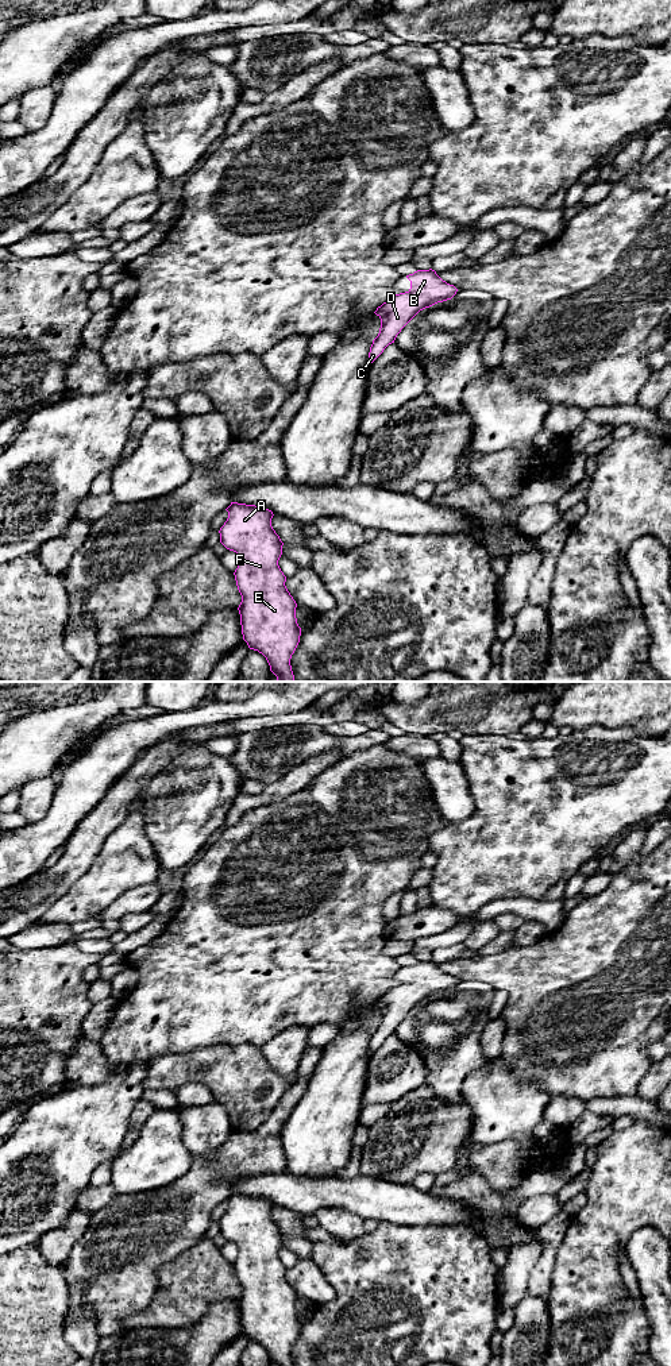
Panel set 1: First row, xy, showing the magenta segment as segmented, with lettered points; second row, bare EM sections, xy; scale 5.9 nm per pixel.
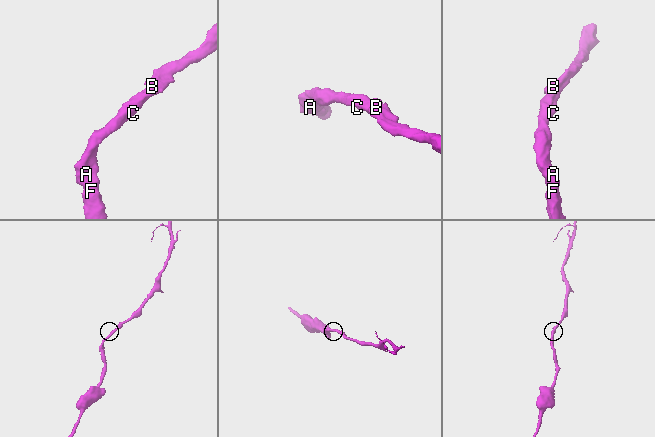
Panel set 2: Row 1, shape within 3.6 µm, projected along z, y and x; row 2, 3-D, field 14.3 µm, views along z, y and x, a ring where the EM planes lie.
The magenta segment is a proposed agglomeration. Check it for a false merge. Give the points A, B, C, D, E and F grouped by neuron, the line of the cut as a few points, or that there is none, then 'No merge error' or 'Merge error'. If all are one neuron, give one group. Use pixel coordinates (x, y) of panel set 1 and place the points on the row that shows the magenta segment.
Groups: A B C D E F. No split. No merge error

